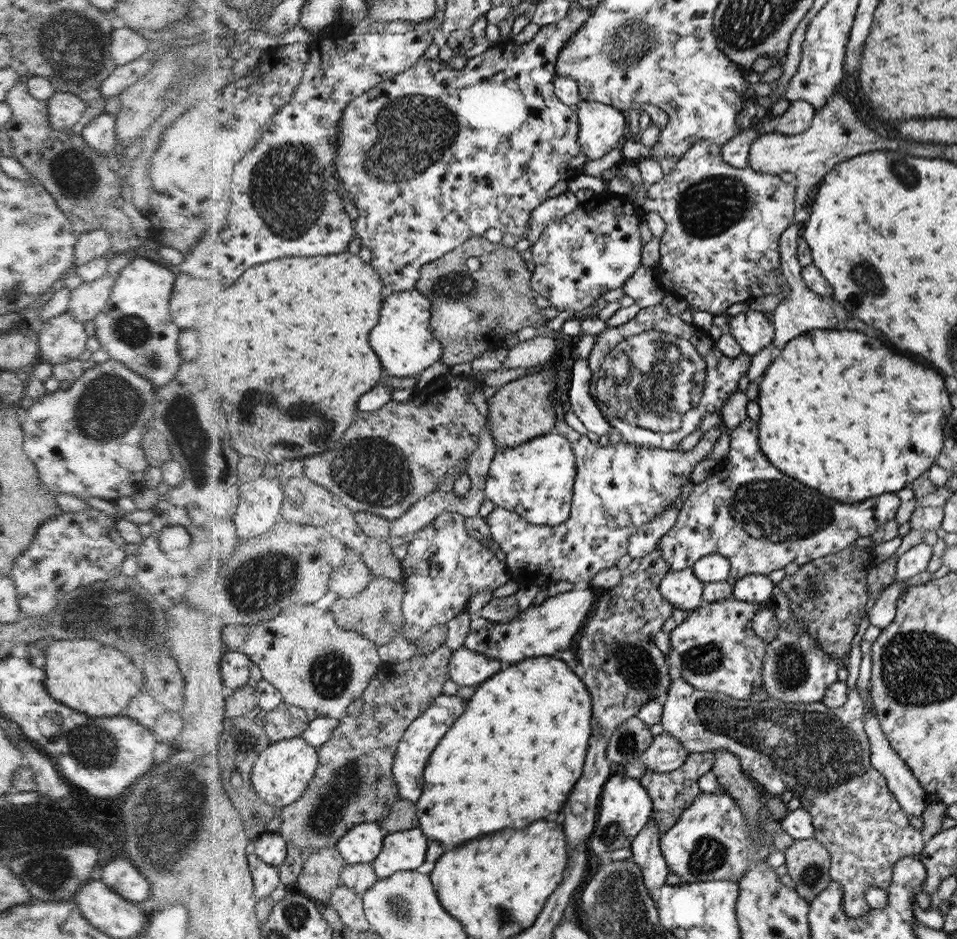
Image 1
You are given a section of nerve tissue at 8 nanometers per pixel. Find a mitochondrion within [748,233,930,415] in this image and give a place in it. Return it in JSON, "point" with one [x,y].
{"point":[868,280]}

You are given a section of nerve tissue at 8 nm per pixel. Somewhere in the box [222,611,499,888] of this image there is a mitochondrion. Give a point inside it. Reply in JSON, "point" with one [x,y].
{"point":[345,785]}

